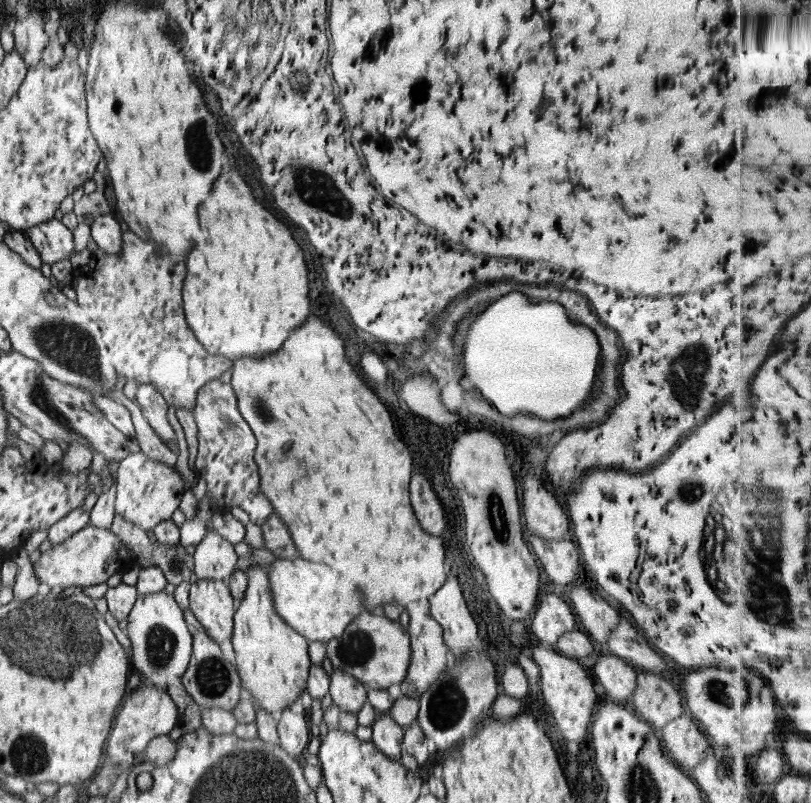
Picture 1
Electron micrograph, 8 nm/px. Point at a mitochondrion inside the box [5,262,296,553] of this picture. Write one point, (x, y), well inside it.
(62, 342)

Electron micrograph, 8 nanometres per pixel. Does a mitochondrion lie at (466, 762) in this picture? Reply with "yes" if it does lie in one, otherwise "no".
no

